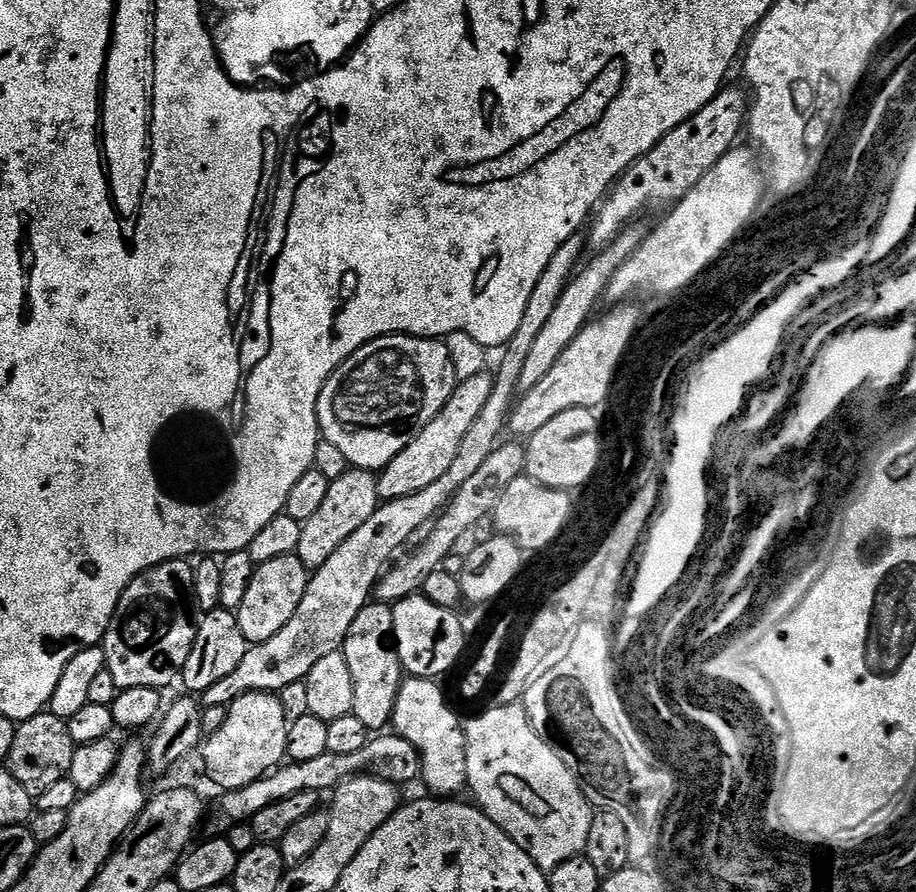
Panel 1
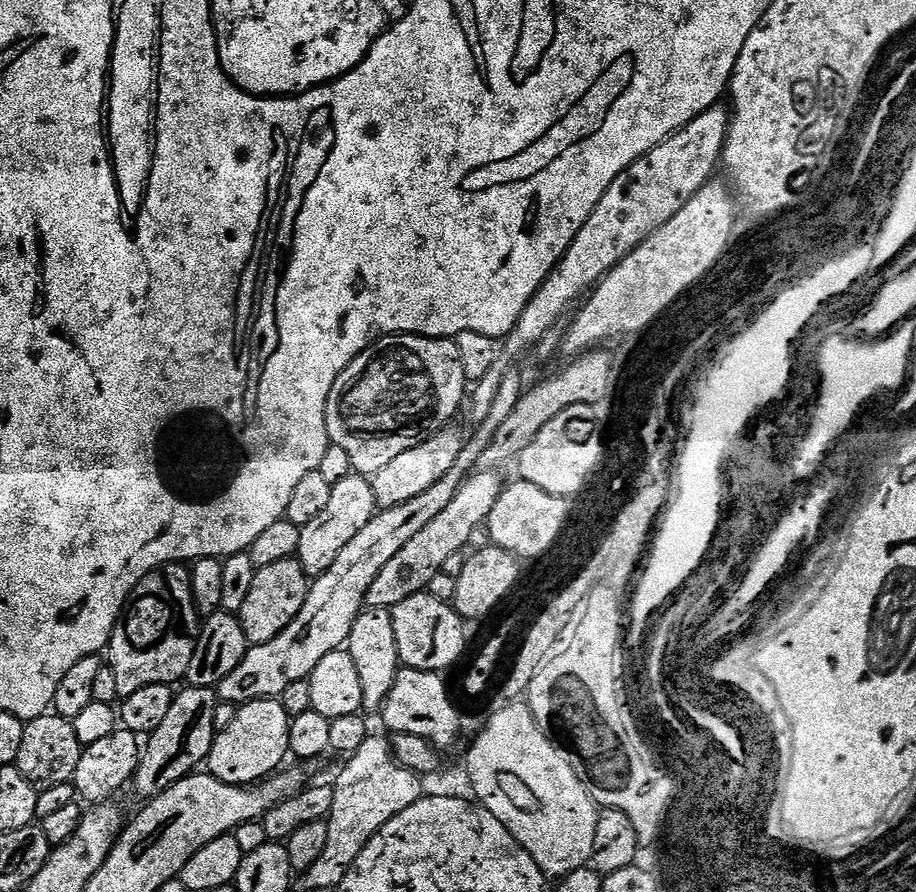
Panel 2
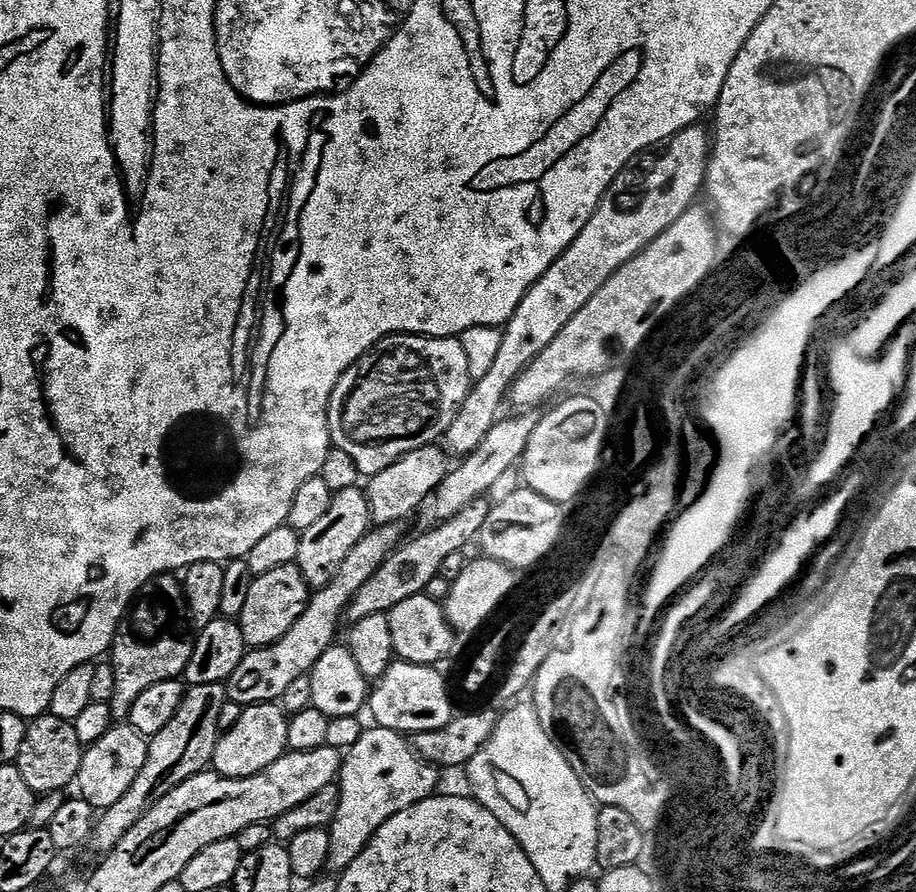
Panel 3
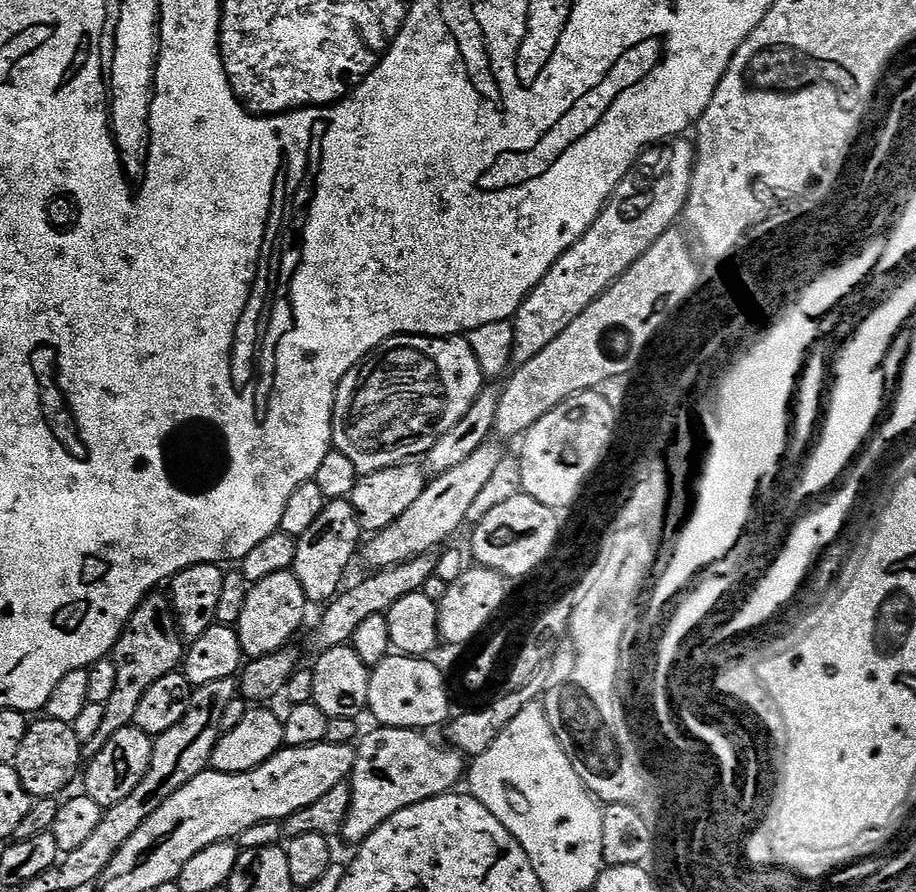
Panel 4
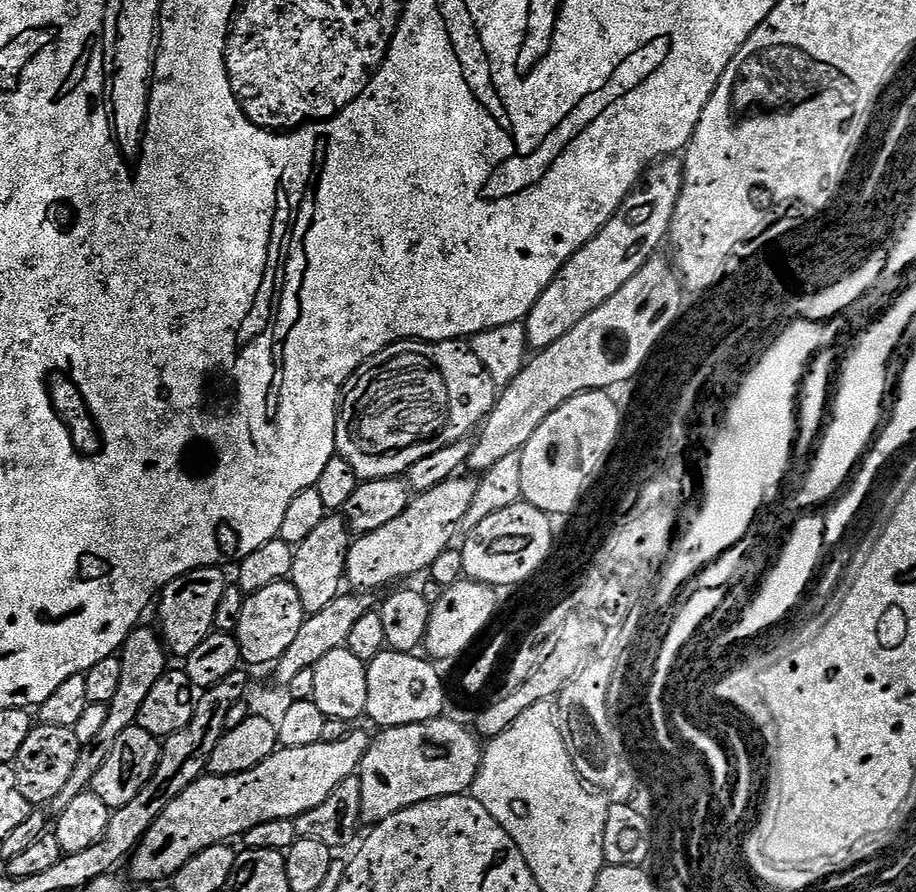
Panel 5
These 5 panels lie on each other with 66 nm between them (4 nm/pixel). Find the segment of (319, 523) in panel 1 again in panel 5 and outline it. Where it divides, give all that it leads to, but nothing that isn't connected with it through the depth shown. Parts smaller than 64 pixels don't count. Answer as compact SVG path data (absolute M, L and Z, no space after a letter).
M340 514L325 516L324 521L306 538L306 542L295 545L296 557L290 579L294 590L298 590L298 595L302 597L305 613L322 610L340 596L346 584L349 547L350 529L345 517Z

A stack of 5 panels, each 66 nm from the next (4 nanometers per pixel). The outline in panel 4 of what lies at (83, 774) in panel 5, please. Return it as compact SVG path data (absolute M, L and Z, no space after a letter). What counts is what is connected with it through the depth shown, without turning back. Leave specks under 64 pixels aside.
M160 590L148 593L147 598L136 607L130 622L120 635L114 649L118 682L114 685L114 695L111 696L110 702L104 705L104 717L98 734L94 734L94 738L90 738L83 745L82 752L85 757L96 757L110 742L110 738L118 734L118 730L133 727L135 711L146 690L160 678L177 671L185 659L186 644L178 631L176 611L171 599L162 593Z

